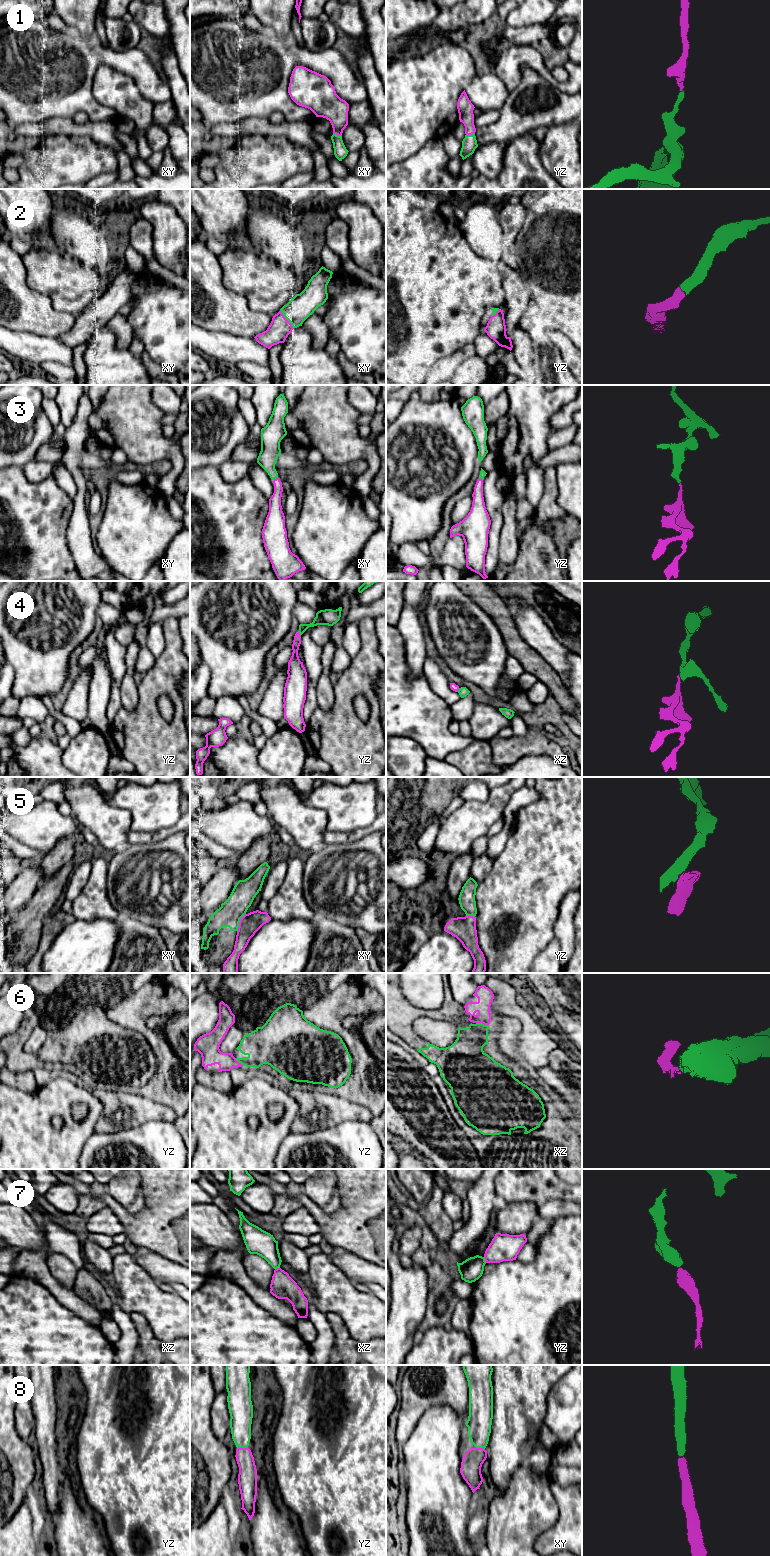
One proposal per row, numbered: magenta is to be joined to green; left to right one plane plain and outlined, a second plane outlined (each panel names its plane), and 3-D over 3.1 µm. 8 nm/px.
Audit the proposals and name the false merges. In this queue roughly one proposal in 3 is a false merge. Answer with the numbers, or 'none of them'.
4, 6, 7

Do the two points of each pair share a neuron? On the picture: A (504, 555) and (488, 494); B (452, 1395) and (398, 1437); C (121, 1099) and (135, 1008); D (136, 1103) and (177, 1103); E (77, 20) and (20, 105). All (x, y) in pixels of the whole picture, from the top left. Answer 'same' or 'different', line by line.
A: different
B: same
C: different
D: different
E: different

